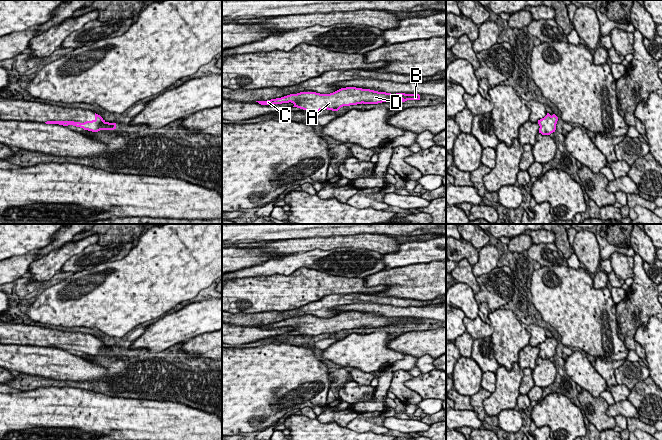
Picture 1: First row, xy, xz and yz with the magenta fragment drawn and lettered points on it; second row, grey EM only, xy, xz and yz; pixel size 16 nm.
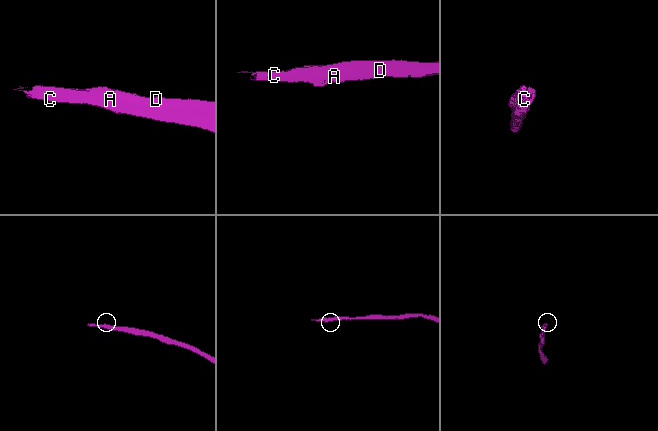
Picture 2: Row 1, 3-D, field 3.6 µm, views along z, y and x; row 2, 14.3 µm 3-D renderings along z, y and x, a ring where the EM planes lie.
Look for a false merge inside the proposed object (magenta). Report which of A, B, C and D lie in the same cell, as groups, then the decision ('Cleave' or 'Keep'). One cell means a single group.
Groups: A B C D. Keep

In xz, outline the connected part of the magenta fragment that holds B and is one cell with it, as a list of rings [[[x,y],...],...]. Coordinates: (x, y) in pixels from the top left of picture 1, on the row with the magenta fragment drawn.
[[[356,87],[341,88],[330,94],[320,94],[316,92],[300,92],[290,94],[281,98],[267,101],[256,101],[261,105],[273,105],[282,103],[293,103],[297,107],[307,112],[317,112],[320,110],[338,111],[343,106],[357,104],[378,104],[382,102],[405,102],[407,100],[420,100],[419,94],[386,93],[370,89]]]

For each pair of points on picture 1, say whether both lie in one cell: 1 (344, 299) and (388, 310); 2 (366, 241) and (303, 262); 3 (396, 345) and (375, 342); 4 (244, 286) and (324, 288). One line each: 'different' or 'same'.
1: different
2: different
3: different
4: same

